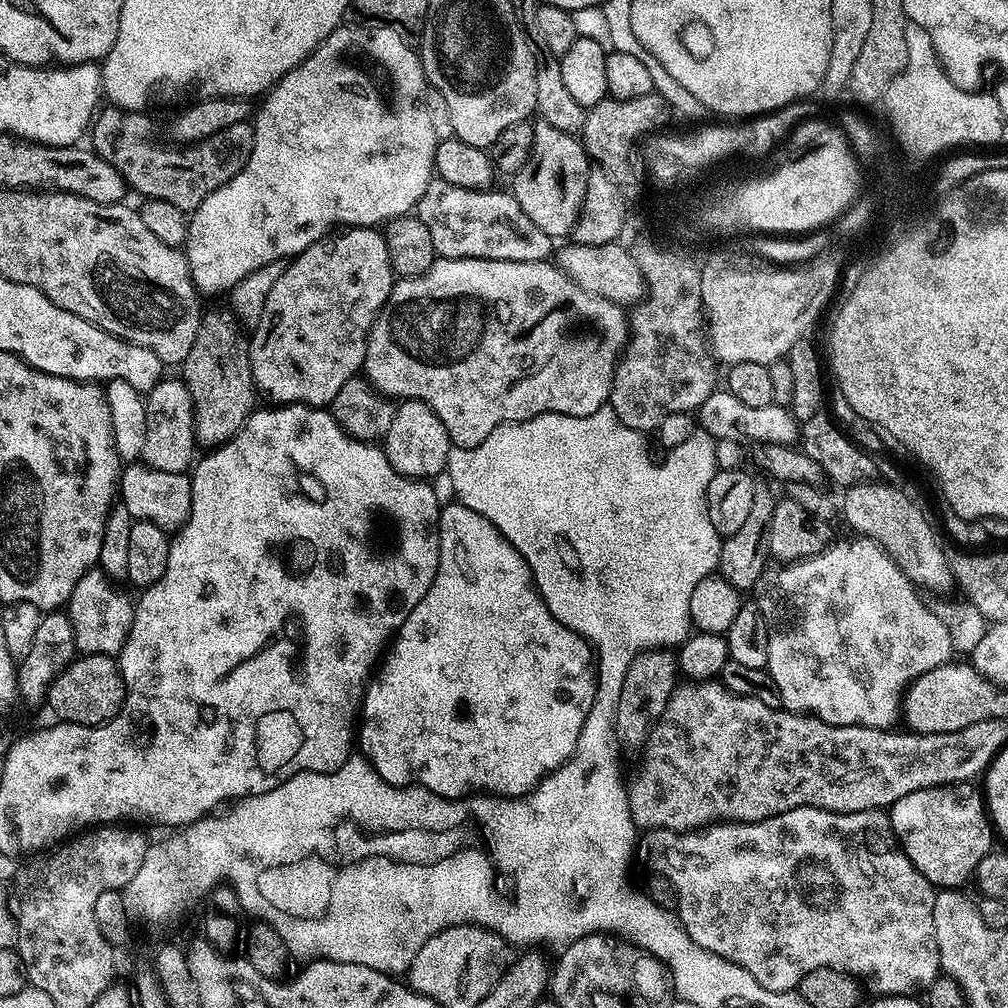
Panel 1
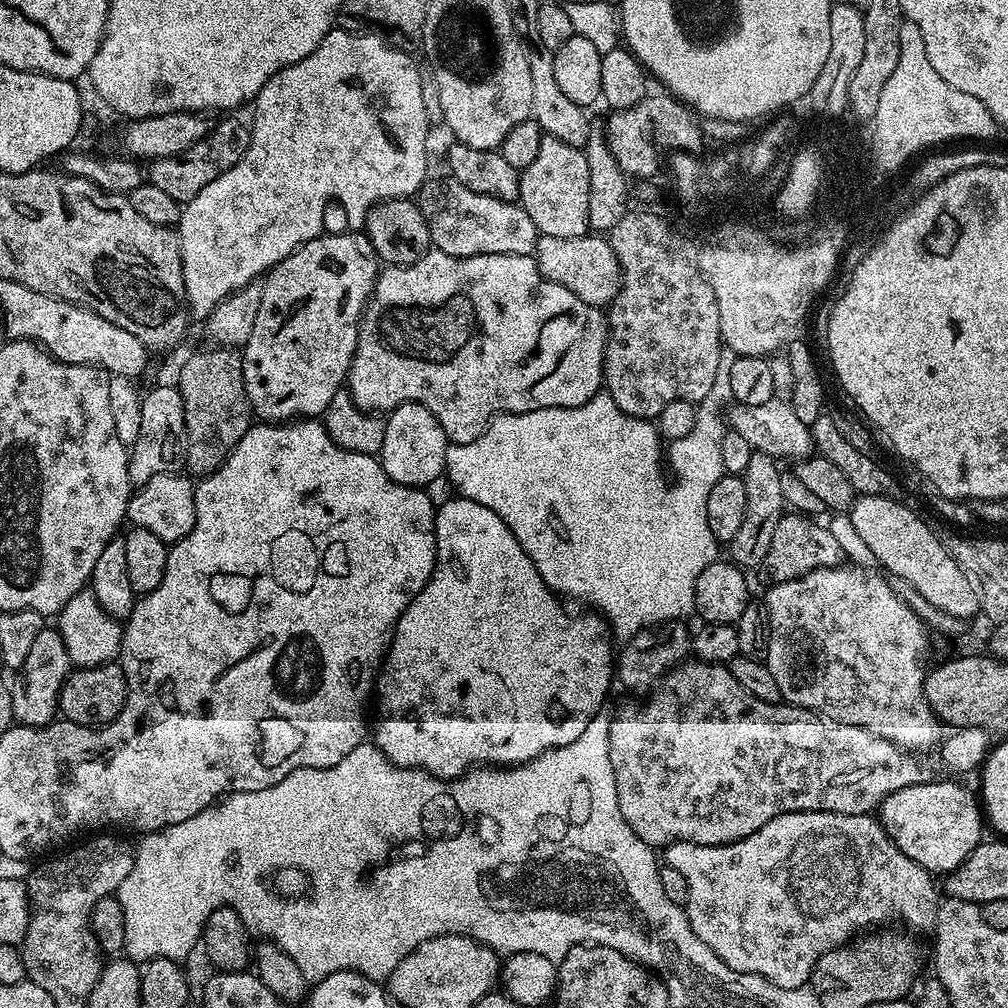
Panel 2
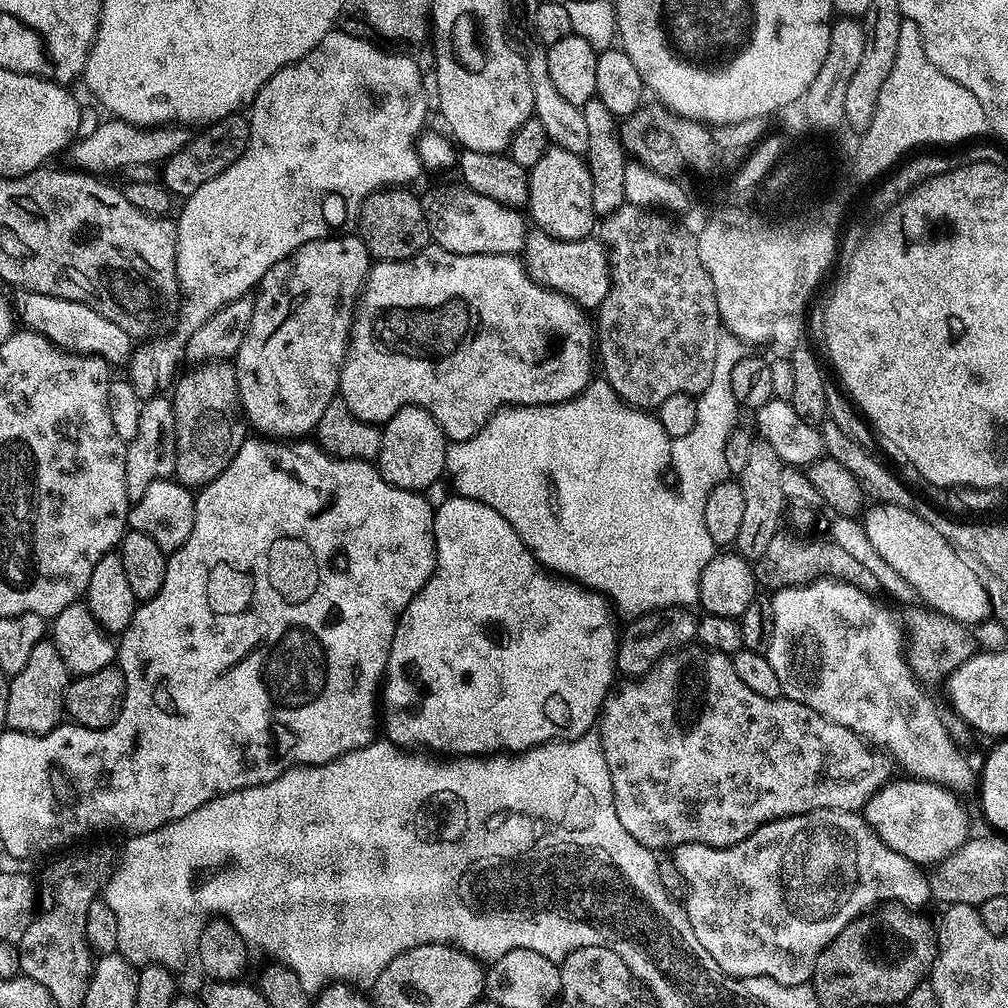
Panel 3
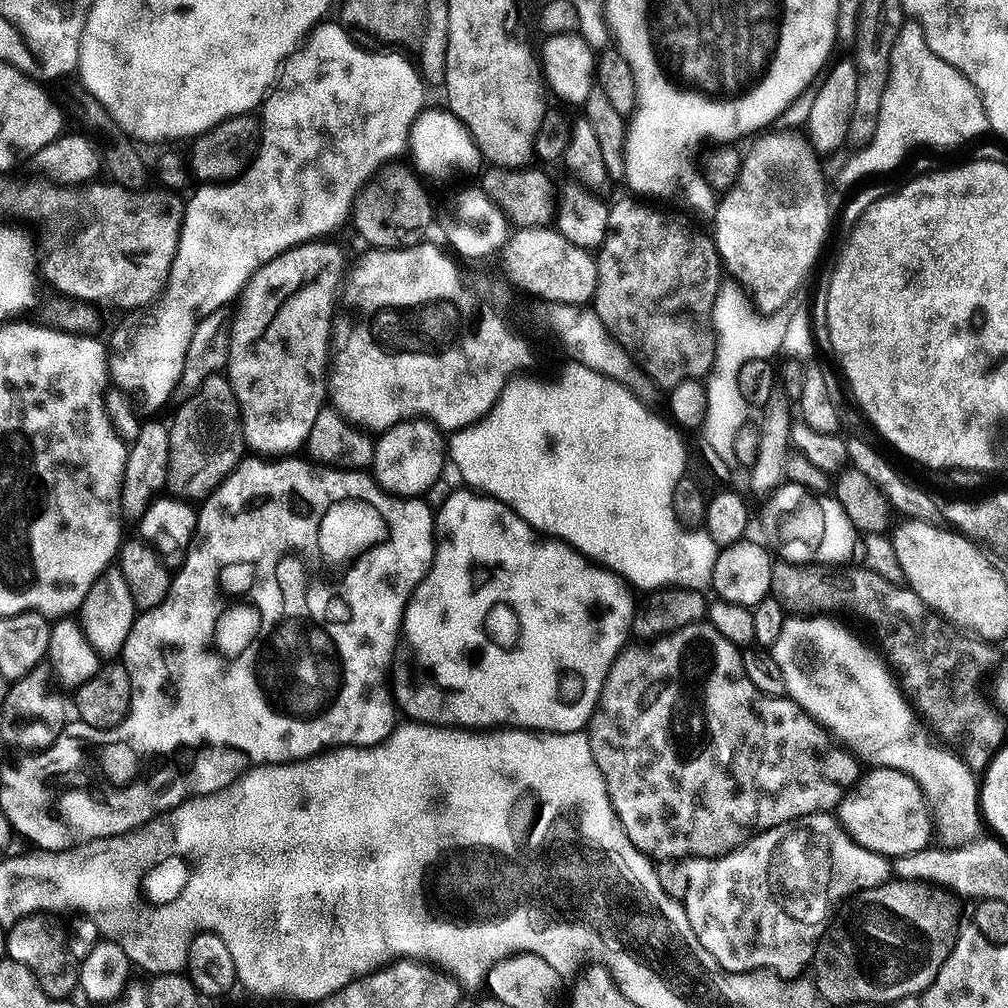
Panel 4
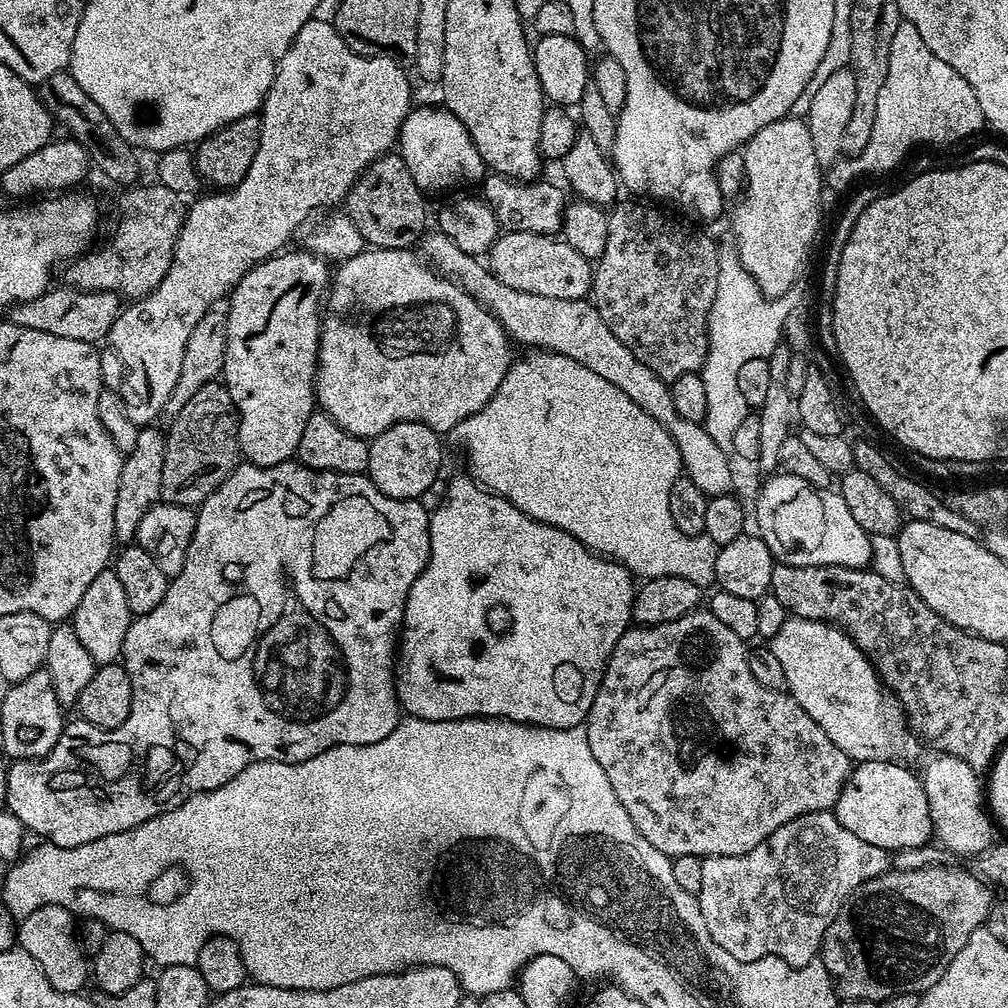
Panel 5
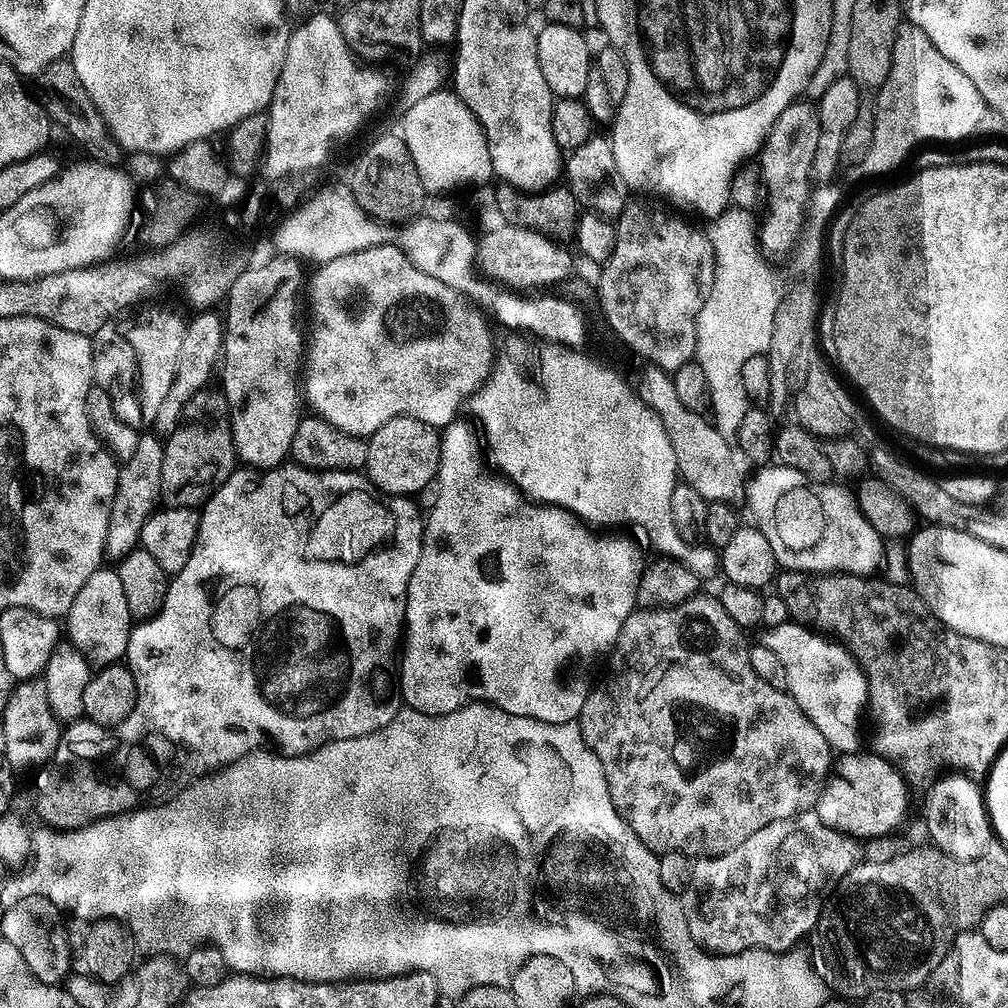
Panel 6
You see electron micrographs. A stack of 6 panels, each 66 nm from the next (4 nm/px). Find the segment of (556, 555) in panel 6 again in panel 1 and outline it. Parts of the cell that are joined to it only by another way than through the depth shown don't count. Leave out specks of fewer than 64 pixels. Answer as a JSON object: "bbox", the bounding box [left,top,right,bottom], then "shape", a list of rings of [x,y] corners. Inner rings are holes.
{"bbox":[358,502,596,800],"shape":[[[459,502],[445,504],[440,509],[440,561],[434,578],[436,584],[424,592],[420,608],[412,612],[412,620],[404,623],[404,632],[400,632],[395,648],[386,652],[382,663],[369,679],[368,687],[364,689],[362,719],[358,724],[359,751],[388,784],[428,788],[447,800],[459,800],[461,796],[473,794],[501,794],[511,798],[529,793],[549,772],[572,757],[596,697],[594,649],[587,640],[574,630],[562,626],[562,622],[550,614],[536,588],[536,581],[532,579],[530,566],[522,554],[514,550],[511,542],[491,522],[482,518],[482,514]]]}

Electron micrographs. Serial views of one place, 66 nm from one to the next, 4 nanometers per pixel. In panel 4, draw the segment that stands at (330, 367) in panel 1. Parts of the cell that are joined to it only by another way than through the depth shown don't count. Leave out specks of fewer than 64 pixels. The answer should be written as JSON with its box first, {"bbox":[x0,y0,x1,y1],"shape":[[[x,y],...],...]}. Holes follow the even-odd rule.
{"bbox":[226,239,350,458],"shape":[[[327,239],[310,240],[306,244],[300,244],[297,248],[286,250],[282,254],[275,256],[270,262],[266,262],[253,274],[244,291],[238,297],[238,305],[236,316],[234,312],[233,320],[230,324],[232,338],[228,347],[228,363],[226,365],[226,375],[230,386],[234,390],[234,394],[240,403],[240,421],[242,422],[242,430],[244,431],[245,445],[253,453],[259,454],[264,458],[284,458],[289,454],[296,452],[305,447],[308,443],[308,435],[310,434],[310,426],[314,426],[314,418],[318,418],[318,414],[326,407],[326,401],[329,399],[328,377],[330,375],[330,349],[332,344],[332,319],[336,316],[336,300],[341,299],[342,289],[346,283],[346,273],[350,268],[350,260],[348,256],[336,244],[328,244]]]}

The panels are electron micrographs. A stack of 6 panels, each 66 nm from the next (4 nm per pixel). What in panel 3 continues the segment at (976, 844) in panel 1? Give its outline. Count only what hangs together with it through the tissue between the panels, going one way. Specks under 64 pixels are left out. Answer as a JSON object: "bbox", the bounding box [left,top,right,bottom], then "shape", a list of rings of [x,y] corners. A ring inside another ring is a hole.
{"bbox":[862,779,970,866],"shape":[[[903,779],[886,782],[871,793],[868,805],[862,809],[864,821],[890,850],[921,866],[935,866],[970,839],[968,812],[960,805],[961,799],[943,784]]]}

